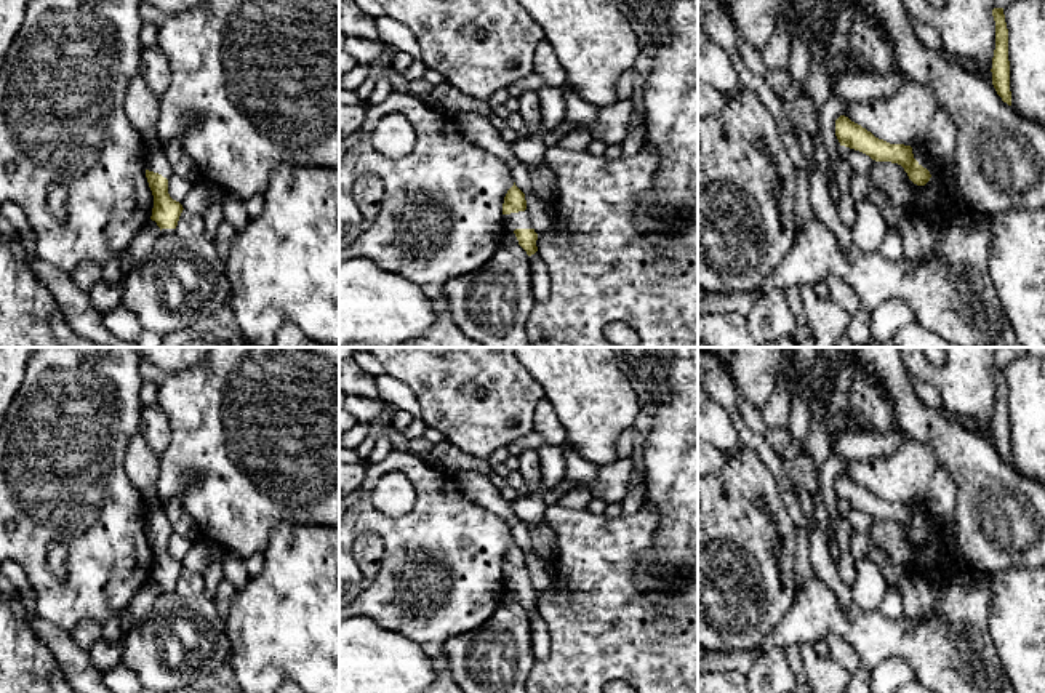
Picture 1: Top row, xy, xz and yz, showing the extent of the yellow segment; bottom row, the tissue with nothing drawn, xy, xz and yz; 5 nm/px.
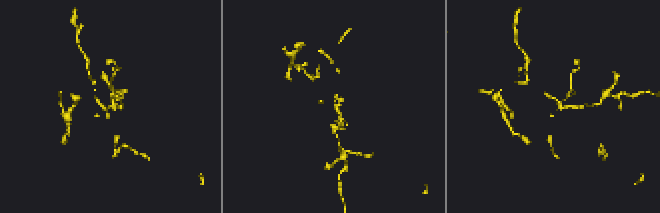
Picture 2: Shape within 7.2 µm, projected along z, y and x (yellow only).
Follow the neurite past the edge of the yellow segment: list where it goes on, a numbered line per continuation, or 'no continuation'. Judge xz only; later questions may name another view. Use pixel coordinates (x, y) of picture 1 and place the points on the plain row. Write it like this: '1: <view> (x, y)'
1: xz (520, 578)

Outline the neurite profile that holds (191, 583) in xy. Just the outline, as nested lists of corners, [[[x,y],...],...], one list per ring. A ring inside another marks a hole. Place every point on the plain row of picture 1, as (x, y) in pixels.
[[[182,568],[174,592],[181,599],[192,599],[203,594],[203,591],[205,591],[205,579],[202,573]]]

